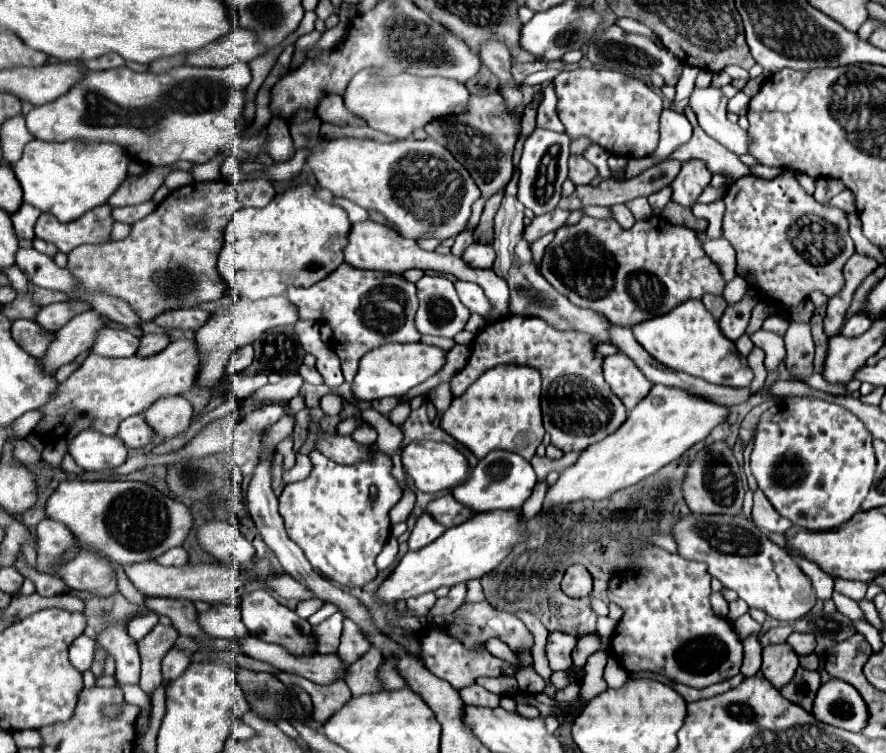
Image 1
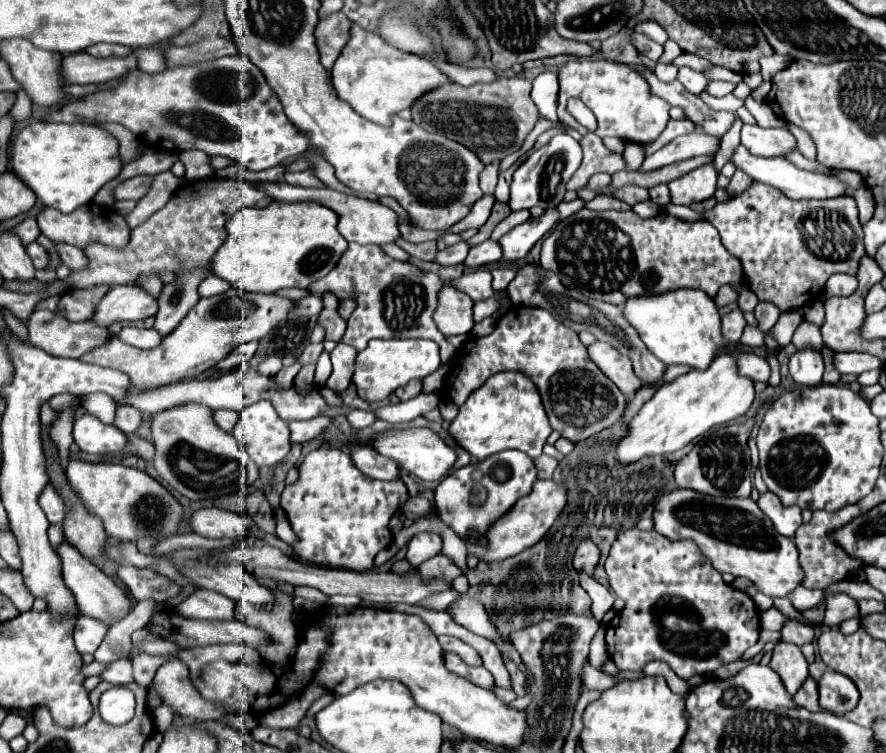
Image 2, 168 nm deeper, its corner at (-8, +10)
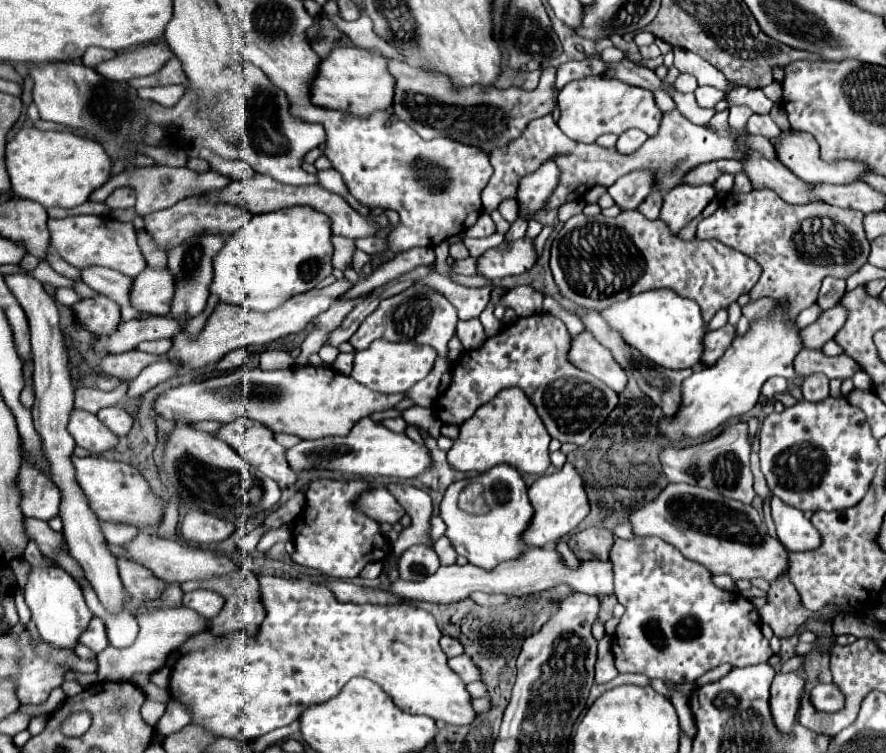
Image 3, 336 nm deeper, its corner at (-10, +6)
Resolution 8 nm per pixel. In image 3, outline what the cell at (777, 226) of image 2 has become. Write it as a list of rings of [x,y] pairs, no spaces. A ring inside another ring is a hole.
[[[764,188],[764,190],[752,190],[748,194],[730,192],[712,216],[700,220],[696,236],[716,238],[722,244],[756,260],[762,268],[762,276],[756,282],[756,286],[750,290],[750,302],[756,302],[764,296],[772,296],[782,304],[782,308],[786,308],[790,318],[796,318],[804,308],[816,304],[820,284],[826,276],[846,280],[848,276],[852,276],[866,264],[870,242],[864,234],[862,218],[864,214],[858,210],[844,210],[844,208],[830,206],[824,202],[788,204],[774,190]]]

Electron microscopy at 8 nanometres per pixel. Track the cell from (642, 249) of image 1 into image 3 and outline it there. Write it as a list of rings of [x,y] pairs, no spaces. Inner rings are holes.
[[[626,210],[616,218],[608,218],[604,214],[598,216],[576,214],[570,220],[566,220],[566,224],[560,228],[560,232],[552,242],[550,270],[554,274],[554,282],[560,294],[578,306],[606,310],[614,302],[626,300],[632,294],[654,288],[670,288],[680,296],[694,298],[700,304],[706,322],[710,322],[710,318],[720,308],[728,308],[742,294],[748,294],[760,276],[758,264],[748,256],[744,256],[742,252],[728,248],[718,240],[700,240],[700,238],[682,240],[674,232],[670,232],[664,220],[648,220],[638,210],[632,212]]]

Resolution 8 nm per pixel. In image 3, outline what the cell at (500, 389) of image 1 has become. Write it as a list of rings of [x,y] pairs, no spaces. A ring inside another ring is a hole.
[[[520,388],[500,390],[494,400],[482,404],[470,420],[460,426],[460,436],[448,450],[448,462],[460,472],[486,472],[496,464],[510,464],[518,472],[544,474],[550,466],[548,458],[550,434],[544,428],[534,404]]]

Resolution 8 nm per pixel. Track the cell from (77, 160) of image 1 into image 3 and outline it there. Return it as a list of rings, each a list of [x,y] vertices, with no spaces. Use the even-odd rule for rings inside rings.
[[[30,126],[20,128],[6,144],[6,168],[14,196],[40,202],[44,208],[76,208],[84,204],[96,188],[108,182],[112,160],[96,140],[72,132],[46,132]]]

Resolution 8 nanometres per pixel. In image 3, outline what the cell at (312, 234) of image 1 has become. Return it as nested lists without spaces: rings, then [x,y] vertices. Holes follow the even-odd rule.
[[[292,206],[268,214],[252,216],[236,234],[232,234],[224,248],[214,256],[214,280],[210,292],[214,292],[220,302],[234,302],[250,310],[268,312],[278,308],[292,294],[312,290],[320,280],[332,274],[332,230],[330,218],[310,206]]]

